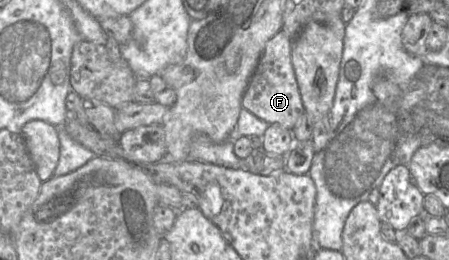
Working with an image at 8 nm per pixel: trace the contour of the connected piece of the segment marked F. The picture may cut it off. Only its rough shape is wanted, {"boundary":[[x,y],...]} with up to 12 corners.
{"boundary":[[282,30],[267,43],[242,107],[292,130],[305,113]]}

